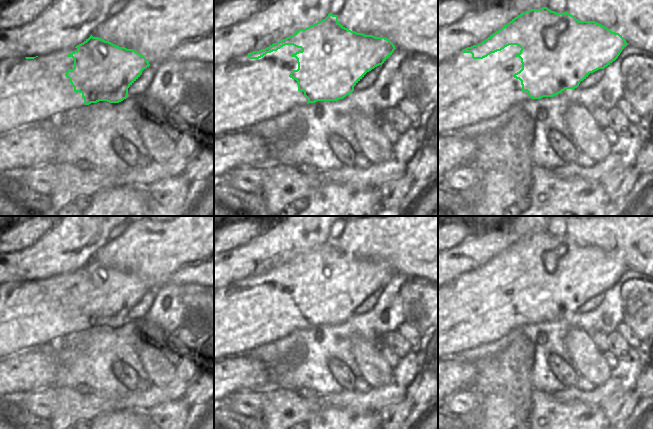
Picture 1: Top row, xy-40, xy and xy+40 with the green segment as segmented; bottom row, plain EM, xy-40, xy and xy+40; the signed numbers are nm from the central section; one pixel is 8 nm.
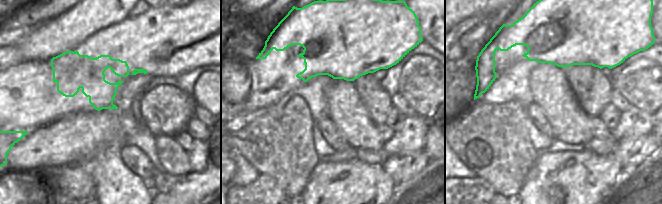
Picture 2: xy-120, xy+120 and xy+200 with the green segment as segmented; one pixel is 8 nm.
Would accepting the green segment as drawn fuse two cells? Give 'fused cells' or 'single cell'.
fused cells

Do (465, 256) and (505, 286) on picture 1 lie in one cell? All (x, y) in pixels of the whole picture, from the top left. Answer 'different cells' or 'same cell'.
different cells

